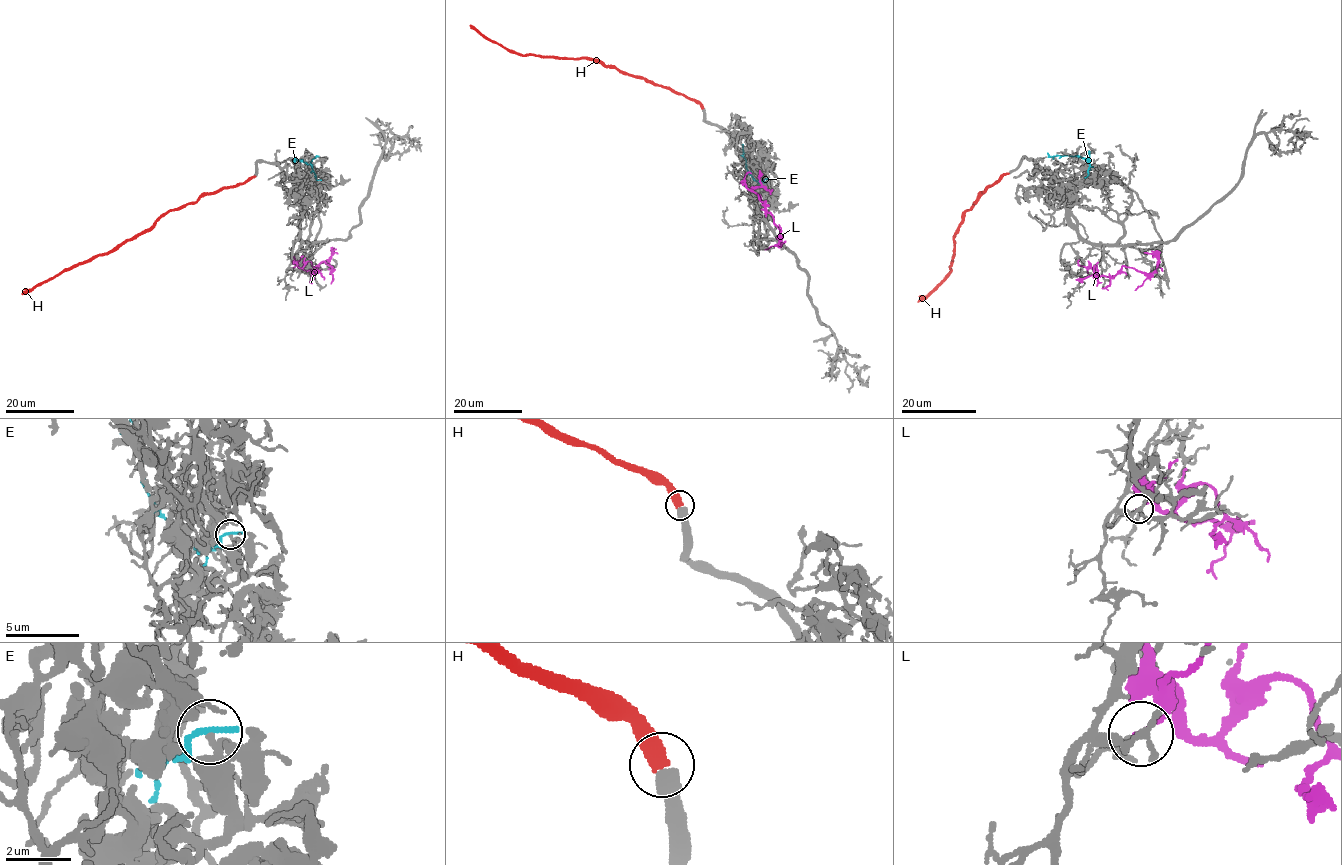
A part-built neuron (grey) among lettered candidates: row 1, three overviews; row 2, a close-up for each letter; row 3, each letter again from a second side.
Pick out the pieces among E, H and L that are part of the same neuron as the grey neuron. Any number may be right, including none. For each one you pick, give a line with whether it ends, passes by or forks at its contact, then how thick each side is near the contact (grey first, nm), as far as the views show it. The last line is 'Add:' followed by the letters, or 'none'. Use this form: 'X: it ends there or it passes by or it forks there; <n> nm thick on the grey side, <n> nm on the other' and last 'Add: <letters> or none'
H: it ends there; 440 nm thick on the grey side, 420 nm on the other
Add: H

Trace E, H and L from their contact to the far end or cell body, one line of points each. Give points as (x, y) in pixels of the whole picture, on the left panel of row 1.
E: (318, 180), (313, 168), (295, 161), (295, 157)
H: (254, 176), (171, 209), (150, 228), (109, 251), (72, 266), (22, 294)
L: (294, 267), (296, 262), (302, 269), (315, 271), (324, 261), (332, 268), (331, 255), (336, 248)

